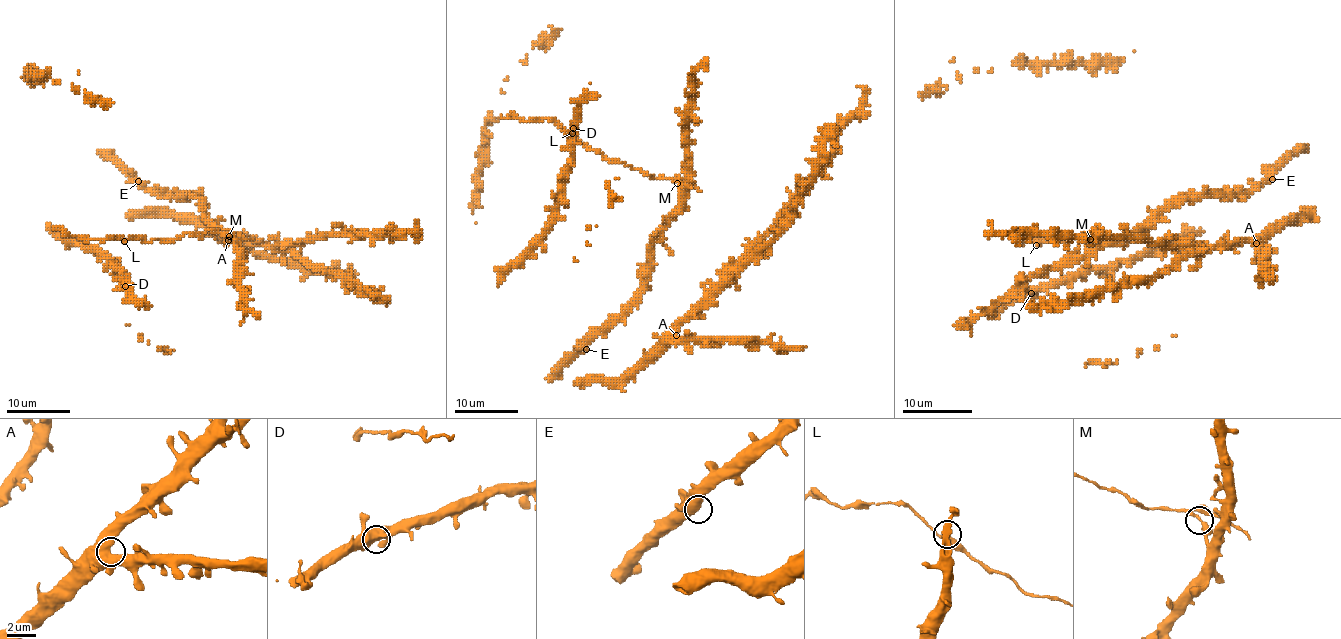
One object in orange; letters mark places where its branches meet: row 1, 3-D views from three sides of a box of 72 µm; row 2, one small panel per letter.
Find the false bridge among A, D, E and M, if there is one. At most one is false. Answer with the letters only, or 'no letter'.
M

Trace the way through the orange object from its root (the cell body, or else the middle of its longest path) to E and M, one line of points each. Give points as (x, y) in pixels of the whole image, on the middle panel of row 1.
E: (656, 243), (646, 271), (645, 289), (586, 349)
M: (656, 243), (670, 212), (680, 201), (680, 185), (676, 182)

